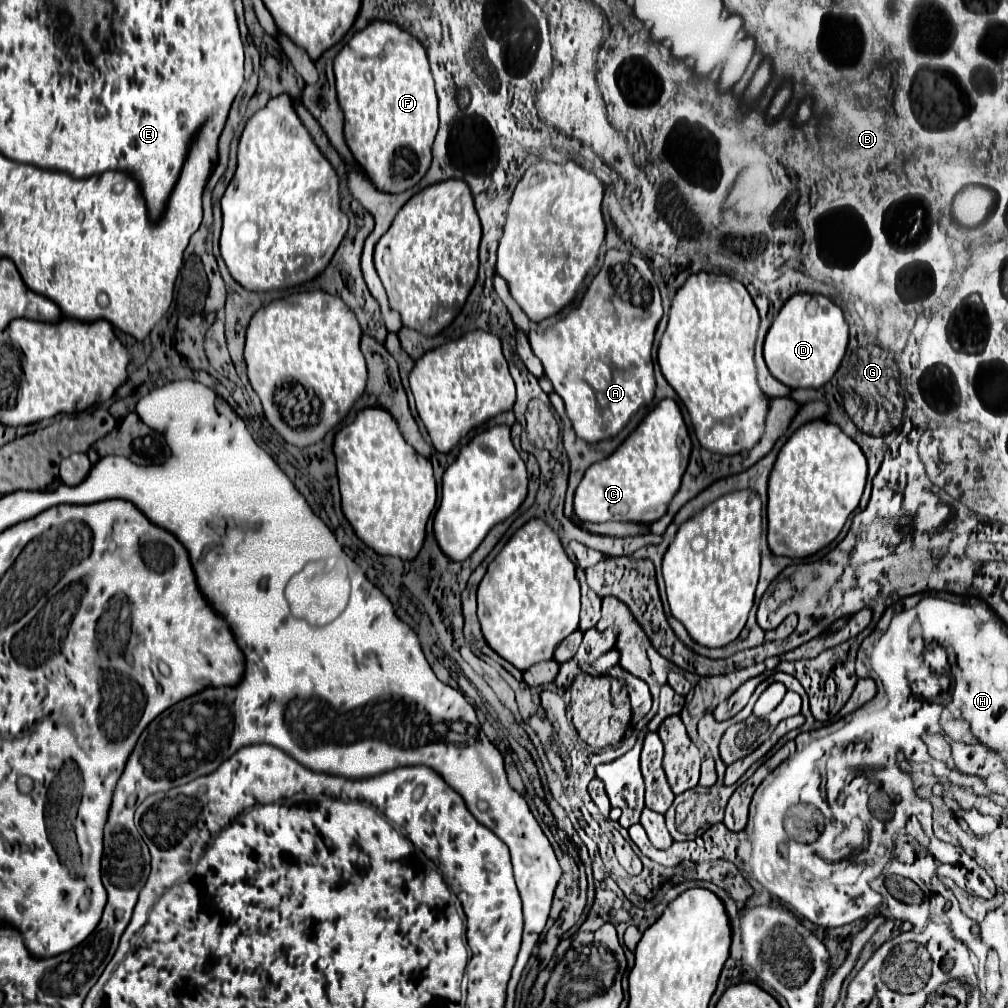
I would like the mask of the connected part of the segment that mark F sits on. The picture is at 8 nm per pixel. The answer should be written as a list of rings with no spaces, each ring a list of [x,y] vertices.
[[[374,20],[356,32],[346,50],[334,60],[336,90],[344,112],[344,138],[354,160],[364,168],[380,192],[398,194],[422,180],[432,162],[432,144],[438,132],[438,96],[424,46],[396,24]]]

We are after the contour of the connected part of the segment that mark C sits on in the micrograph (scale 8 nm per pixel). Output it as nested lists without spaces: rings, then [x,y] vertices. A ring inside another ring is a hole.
[[[666,398],[658,402],[658,406],[640,422],[640,426],[620,444],[620,448],[606,458],[606,472],[602,472],[602,460],[588,468],[582,482],[576,488],[574,494],[574,512],[582,522],[644,522],[650,524],[654,520],[660,520],[670,500],[680,488],[682,474],[686,470],[688,458],[690,458],[690,436],[684,424],[684,418],[680,414],[680,408],[674,400]]]

